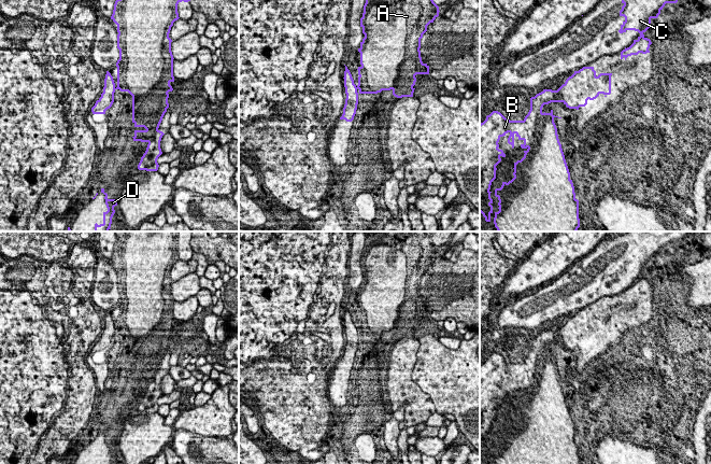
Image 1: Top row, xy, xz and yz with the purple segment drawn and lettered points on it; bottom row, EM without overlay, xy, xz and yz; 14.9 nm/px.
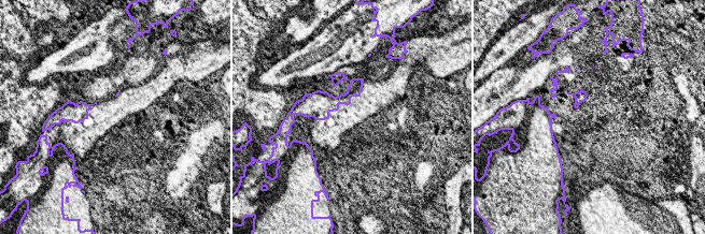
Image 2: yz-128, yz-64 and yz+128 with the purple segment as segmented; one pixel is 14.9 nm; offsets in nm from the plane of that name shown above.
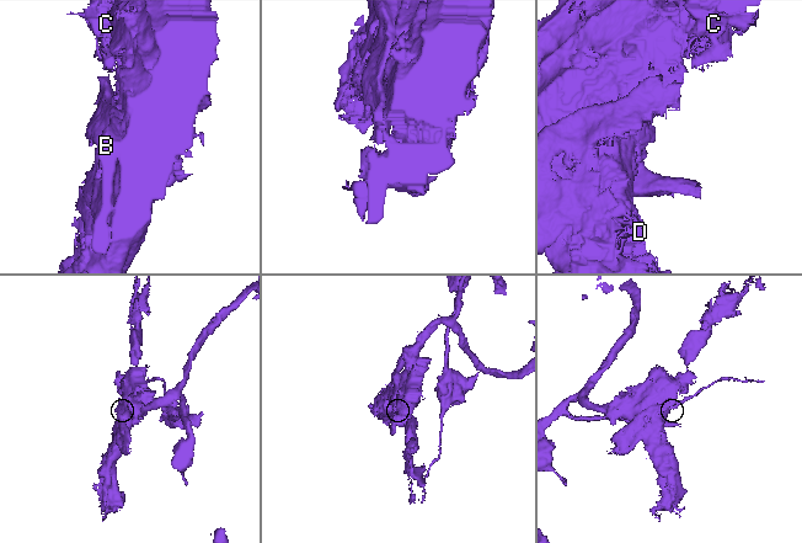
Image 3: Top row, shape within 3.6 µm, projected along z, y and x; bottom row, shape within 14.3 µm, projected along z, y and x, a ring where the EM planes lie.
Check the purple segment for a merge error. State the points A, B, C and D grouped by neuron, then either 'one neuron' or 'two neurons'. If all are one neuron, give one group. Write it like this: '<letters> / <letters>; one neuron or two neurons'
A C D / B; two neurons

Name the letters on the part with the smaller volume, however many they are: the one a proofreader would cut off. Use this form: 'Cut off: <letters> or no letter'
Cut off: B

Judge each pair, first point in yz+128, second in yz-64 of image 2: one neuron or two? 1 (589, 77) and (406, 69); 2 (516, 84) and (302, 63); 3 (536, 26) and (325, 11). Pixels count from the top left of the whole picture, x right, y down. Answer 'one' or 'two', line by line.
1: two
2: one
3: one

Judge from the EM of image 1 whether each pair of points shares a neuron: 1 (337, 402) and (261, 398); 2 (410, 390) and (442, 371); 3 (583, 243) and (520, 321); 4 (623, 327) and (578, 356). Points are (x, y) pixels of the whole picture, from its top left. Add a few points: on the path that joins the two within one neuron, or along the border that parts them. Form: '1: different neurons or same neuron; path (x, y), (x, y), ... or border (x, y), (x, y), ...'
1: different neurons; border (327, 387), (332, 417)
2: different neurons; border (417, 360), (412, 373), (412, 380), (421, 389)
3: different neurons; border (577, 258), (556, 276), (548, 280)
4: same neuron; path (612, 332), (606, 333), (588, 350)

